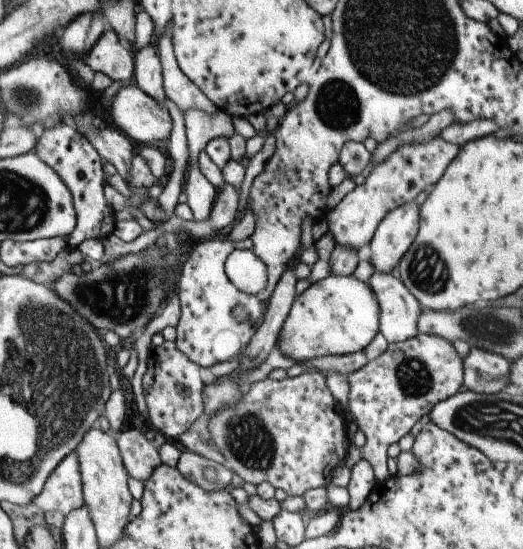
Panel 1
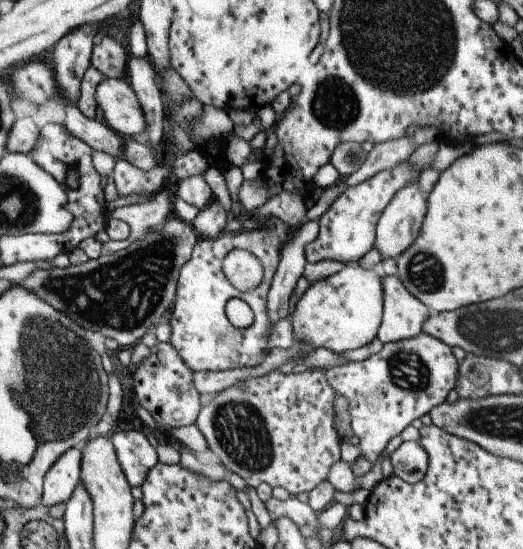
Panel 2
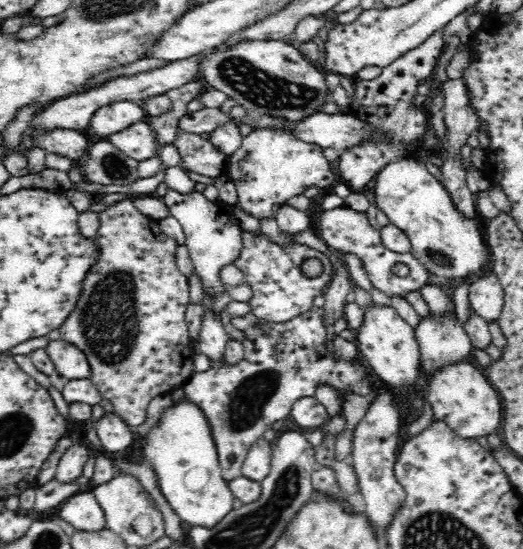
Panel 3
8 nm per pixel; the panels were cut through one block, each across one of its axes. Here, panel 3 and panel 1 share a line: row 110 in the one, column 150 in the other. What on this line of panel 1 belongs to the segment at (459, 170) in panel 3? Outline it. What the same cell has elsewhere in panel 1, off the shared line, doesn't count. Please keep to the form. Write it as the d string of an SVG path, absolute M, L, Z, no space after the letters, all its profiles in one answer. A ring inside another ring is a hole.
M136 429L119 432L115 440L123 466L132 479L147 480L153 469L162 463L153 443L147 441Z

